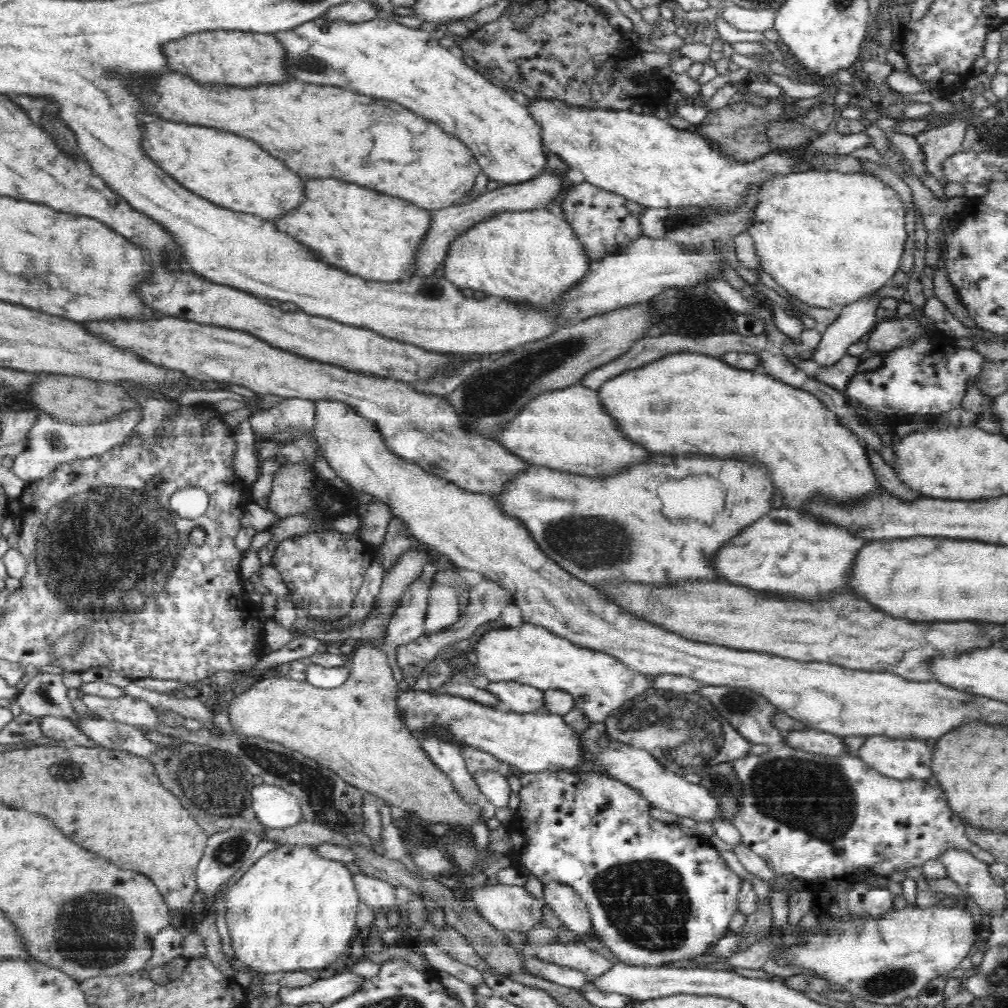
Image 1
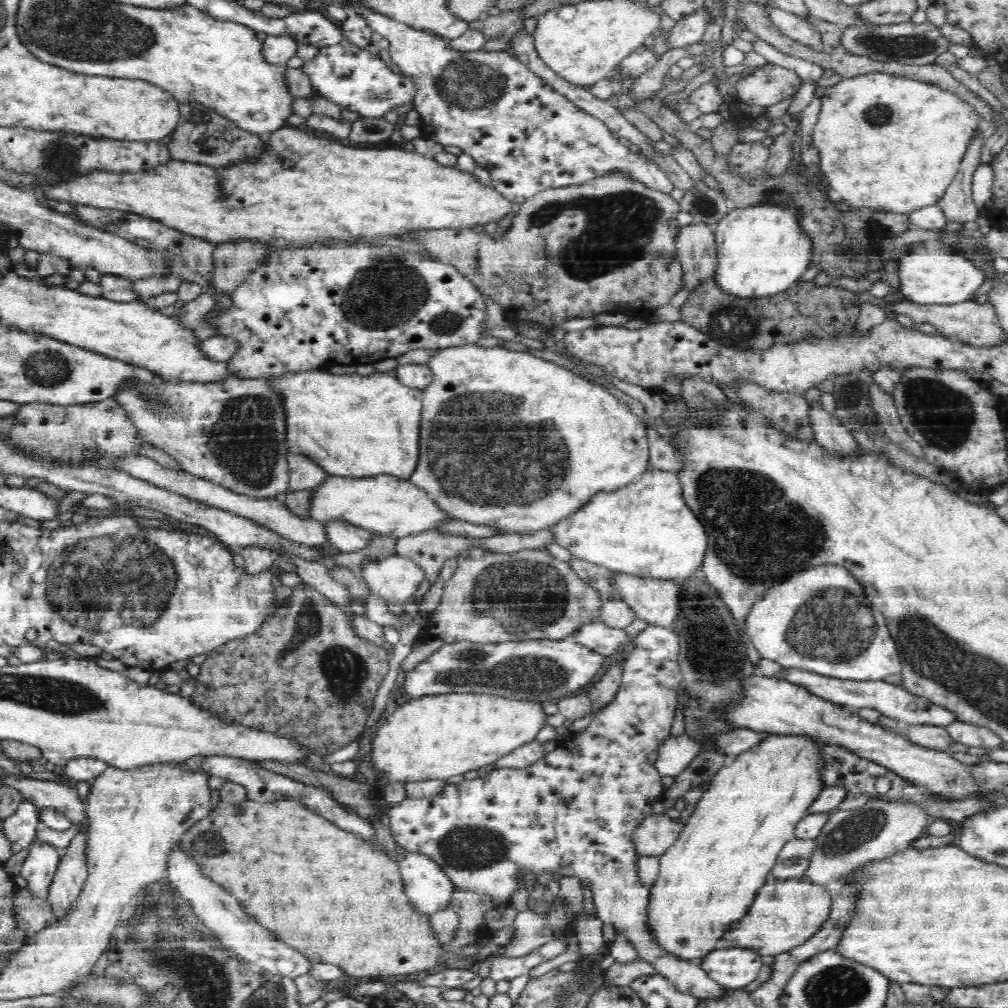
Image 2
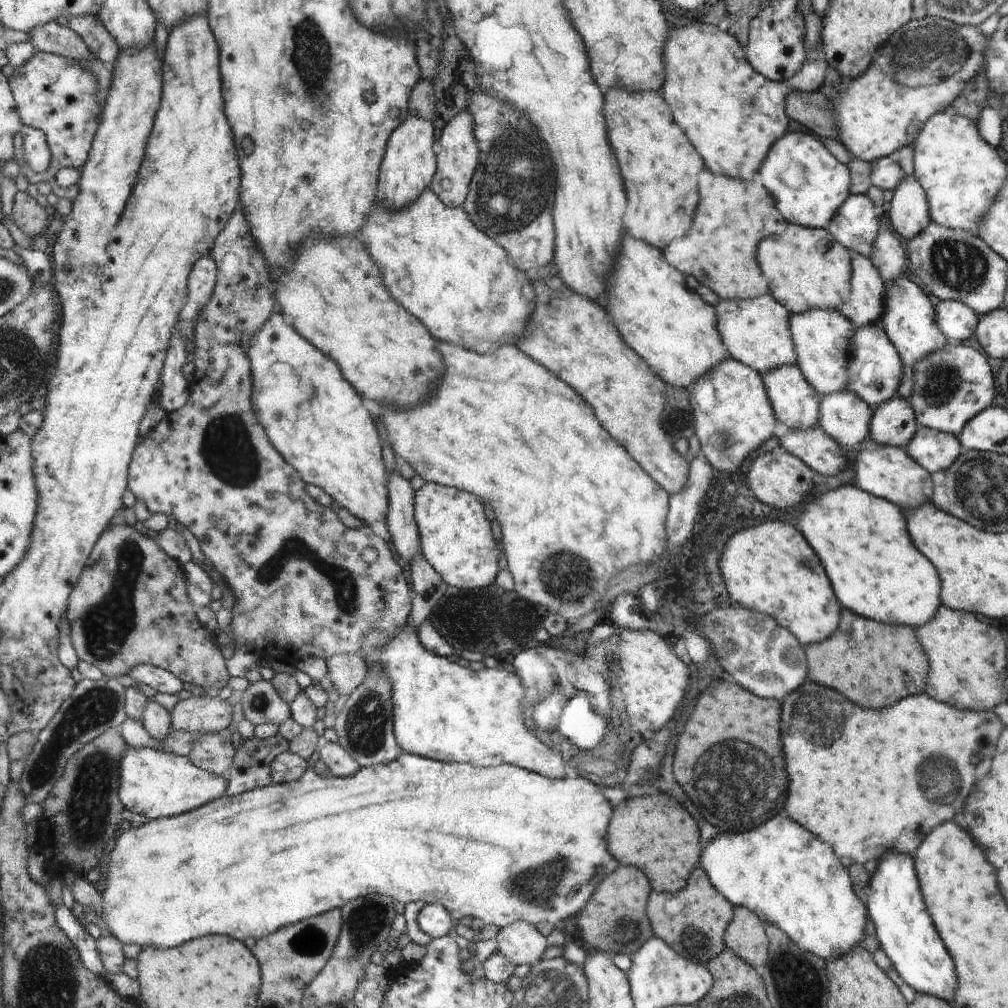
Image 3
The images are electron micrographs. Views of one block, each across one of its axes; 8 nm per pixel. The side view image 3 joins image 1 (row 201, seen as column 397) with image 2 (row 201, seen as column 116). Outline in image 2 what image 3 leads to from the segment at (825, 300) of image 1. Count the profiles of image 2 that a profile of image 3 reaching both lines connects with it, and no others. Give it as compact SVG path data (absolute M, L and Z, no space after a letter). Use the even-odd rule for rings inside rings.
M884 72L864 74L853 78L844 78L832 88L826 89L826 95L821 99L821 111L818 120L813 126L813 143L821 156L819 170L829 190L846 207L867 206L867 208L885 208L894 212L908 212L914 208L930 206L942 198L942 194L958 172L961 162L965 159L966 151L970 143L980 134L985 127L984 118L981 112L969 101L958 96L949 88L942 88L941 85L932 82L910 79L906 76L890 75Z

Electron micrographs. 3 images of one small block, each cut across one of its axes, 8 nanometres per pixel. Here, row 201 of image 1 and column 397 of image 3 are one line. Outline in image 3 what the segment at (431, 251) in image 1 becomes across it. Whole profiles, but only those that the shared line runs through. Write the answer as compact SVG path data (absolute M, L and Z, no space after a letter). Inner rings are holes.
M398 469L392 470L388 490L391 491L391 509L388 510L386 522L388 532L400 558L410 564L420 548L419 532L414 518L415 490L410 480L405 479Z

